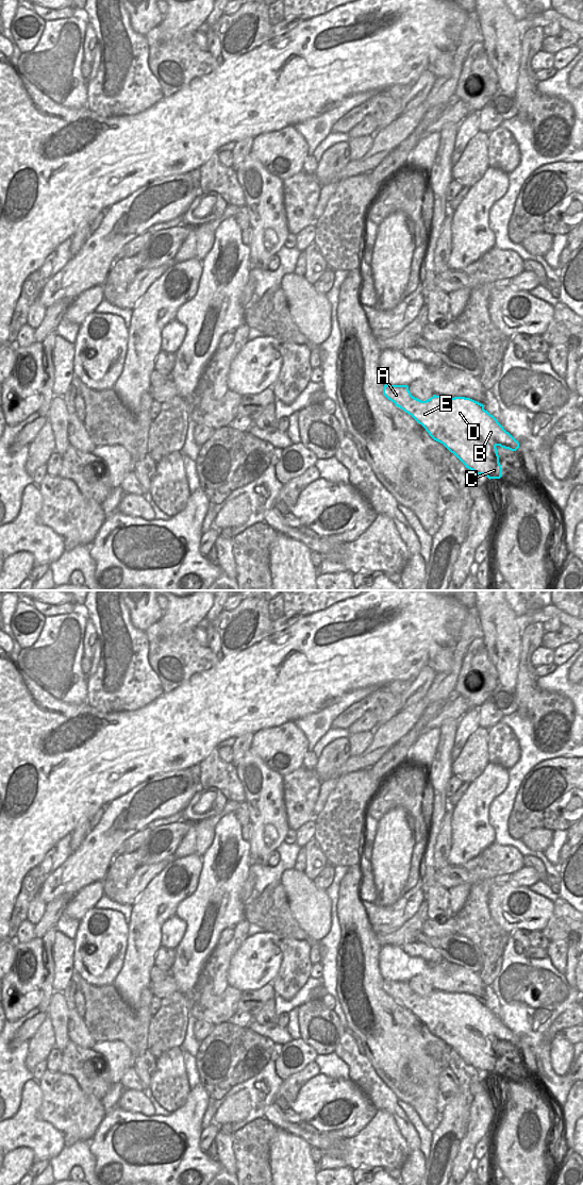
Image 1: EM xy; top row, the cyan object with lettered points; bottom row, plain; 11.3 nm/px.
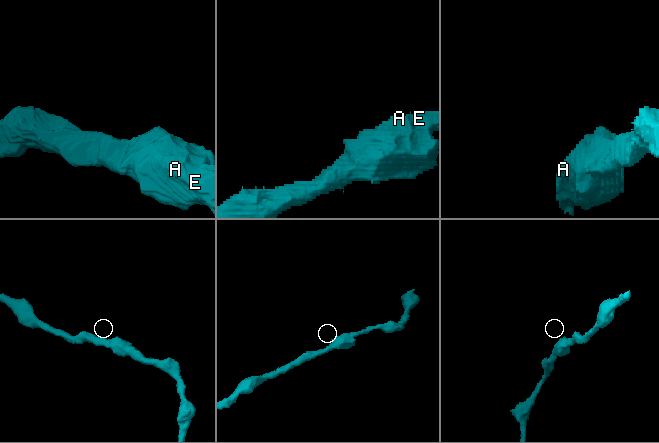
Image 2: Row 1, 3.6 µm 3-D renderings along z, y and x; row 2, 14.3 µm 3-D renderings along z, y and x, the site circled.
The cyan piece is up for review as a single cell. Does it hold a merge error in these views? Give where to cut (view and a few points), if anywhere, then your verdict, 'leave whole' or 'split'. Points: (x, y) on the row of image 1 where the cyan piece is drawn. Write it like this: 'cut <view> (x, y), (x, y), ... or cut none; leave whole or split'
cut none; leave whole

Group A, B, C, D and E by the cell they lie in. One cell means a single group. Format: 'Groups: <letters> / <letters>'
Groups: A B C D E

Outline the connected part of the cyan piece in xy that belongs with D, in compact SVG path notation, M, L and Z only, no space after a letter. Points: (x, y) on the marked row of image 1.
M387 384L383 395L411 415L466 468L489 480L502 477L496 447L511 451L519 448L518 440L484 410L484 405L470 398L433 395L421 401L411 395L407 385Z

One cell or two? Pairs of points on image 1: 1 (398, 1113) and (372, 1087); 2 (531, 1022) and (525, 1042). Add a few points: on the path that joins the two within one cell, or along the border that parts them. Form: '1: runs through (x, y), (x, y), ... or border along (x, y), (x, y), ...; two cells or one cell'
1: runs through (392, 1106), (379, 1094); one cell
2: border along (519, 1035), (526, 1035), (529, 1038), (536, 1058); two cells

